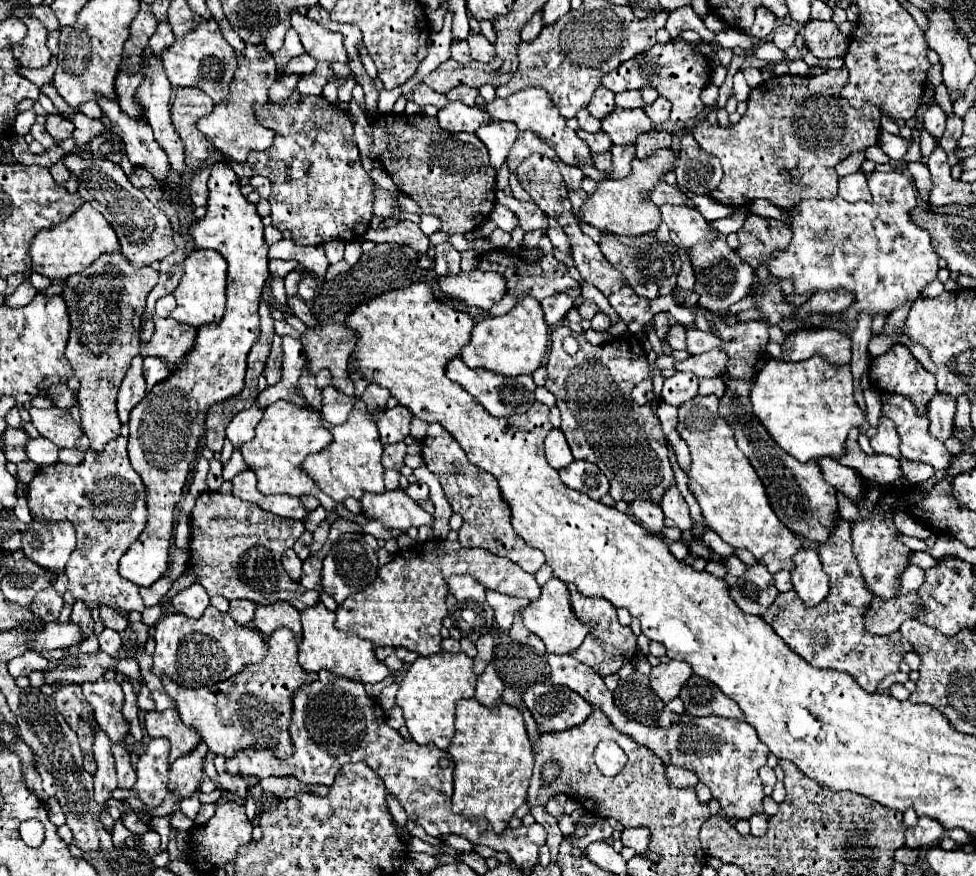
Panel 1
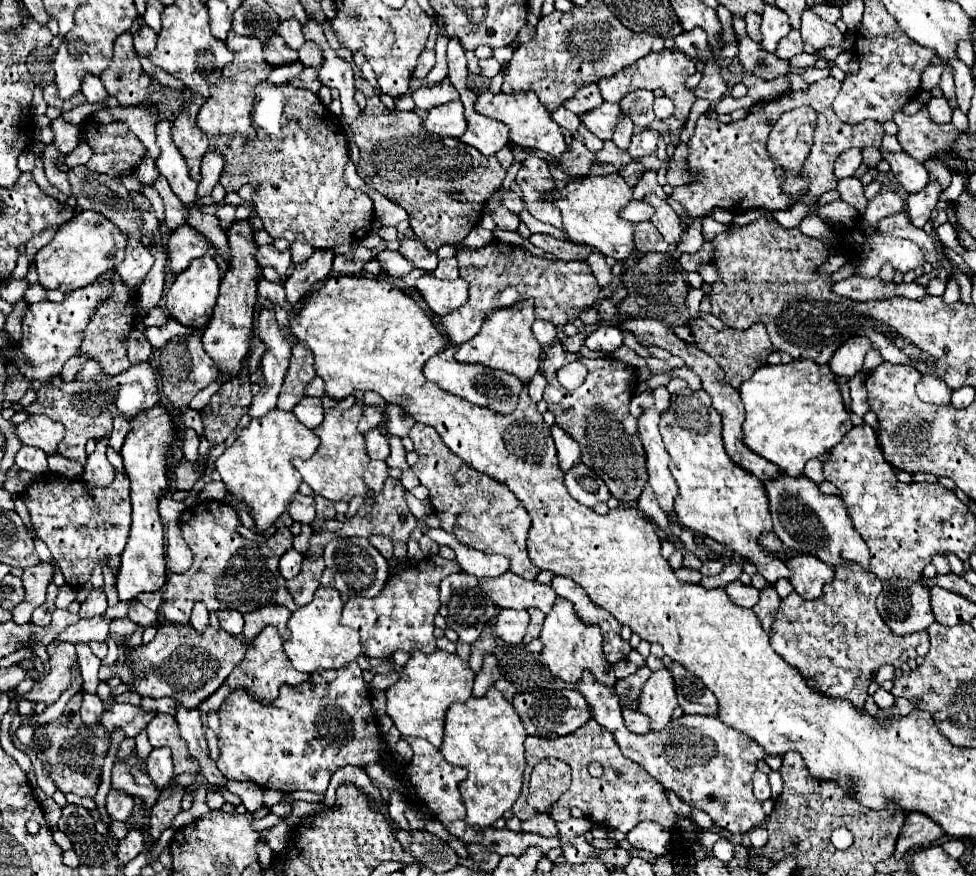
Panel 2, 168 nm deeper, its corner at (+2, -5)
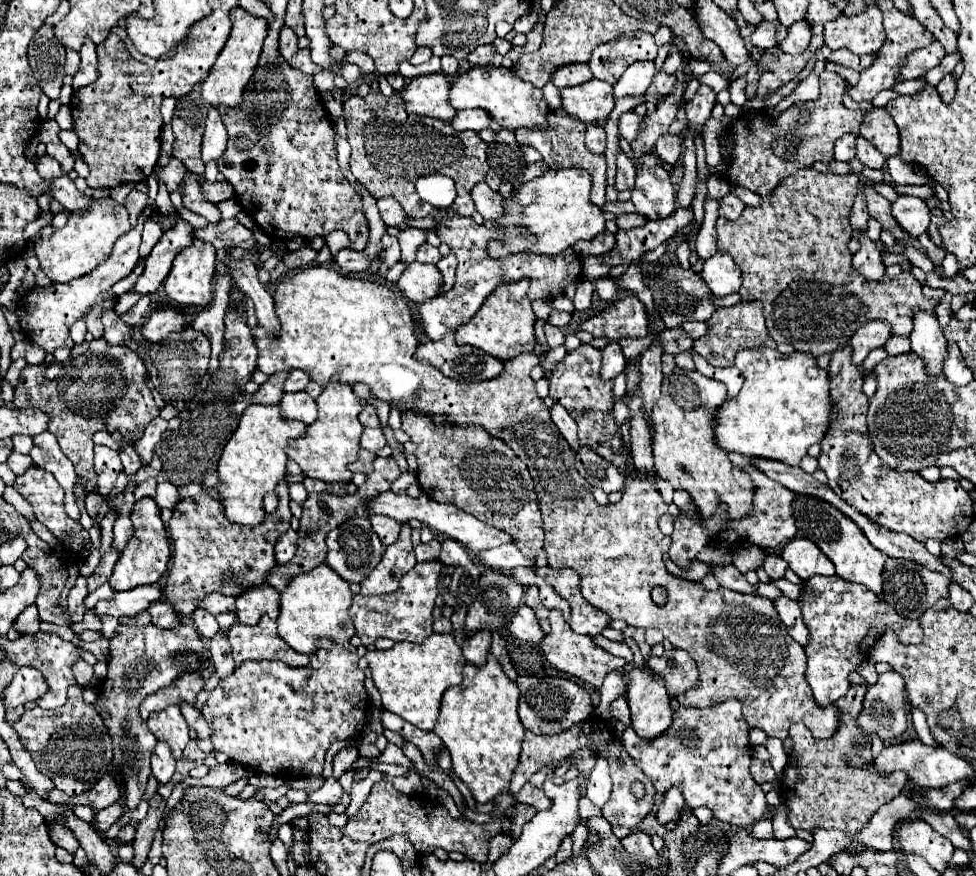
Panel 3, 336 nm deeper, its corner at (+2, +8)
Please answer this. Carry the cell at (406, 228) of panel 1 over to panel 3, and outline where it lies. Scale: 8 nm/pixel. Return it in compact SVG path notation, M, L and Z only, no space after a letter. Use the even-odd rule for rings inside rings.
M423 245L419 251L417 251L417 261L425 261L425 263L437 263L441 259L441 253L437 247L431 247L431 245Z

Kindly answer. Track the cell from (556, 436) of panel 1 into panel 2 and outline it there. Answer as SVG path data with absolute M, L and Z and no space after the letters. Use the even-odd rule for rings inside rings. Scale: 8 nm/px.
M557 424L551 426L551 436L555 440L557 460L559 460L559 468L563 472L567 472L569 468L581 464L581 452L579 452L579 444L575 444L575 440L571 440Z

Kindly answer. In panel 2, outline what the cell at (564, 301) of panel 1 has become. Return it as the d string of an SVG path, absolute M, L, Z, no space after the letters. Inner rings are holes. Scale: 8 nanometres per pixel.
M535 320L533 332L535 332L535 338L537 338L541 344L553 344L555 338L557 338L555 326L553 326L551 322L547 322L547 320Z

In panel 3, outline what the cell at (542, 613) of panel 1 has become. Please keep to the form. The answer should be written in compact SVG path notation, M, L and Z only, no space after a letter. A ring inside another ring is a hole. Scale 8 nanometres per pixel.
M551 611L549 613L549 623L551 623L551 631L547 635L547 639L543 639L543 643L539 643L545 659L557 667L559 671L563 673L569 673L573 677L579 677L583 681L587 681L589 685L600 688L603 685L603 679L619 669L619 667L625 667L627 661L621 659L621 657L615 657L611 653L607 653L605 649L597 647L589 635L575 635L573 629L567 625L567 621L563 619L563 615L559 615L559 611Z

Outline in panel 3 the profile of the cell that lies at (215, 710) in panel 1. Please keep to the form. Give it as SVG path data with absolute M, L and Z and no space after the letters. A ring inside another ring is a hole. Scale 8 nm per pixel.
M263 615L255 627L235 623L229 629L227 637L233 647L235 665L247 659L279 659L291 667L303 667L309 663L309 655L299 655L297 651L291 651L291 647L287 647L283 639L279 639L275 621L267 615Z

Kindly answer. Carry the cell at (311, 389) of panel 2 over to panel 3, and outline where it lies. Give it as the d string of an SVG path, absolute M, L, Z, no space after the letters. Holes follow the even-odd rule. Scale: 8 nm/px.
M291 371L285 385L283 385L283 391L285 393L297 393L297 391L303 391L307 383L309 383L309 379L303 371Z

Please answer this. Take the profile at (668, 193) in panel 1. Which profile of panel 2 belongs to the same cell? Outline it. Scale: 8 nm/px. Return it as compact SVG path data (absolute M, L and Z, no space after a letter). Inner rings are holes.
M641 198L641 200L631 200L631 202L623 208L621 216L637 224L637 222L649 220L649 218L653 216L653 206L651 206L645 198Z

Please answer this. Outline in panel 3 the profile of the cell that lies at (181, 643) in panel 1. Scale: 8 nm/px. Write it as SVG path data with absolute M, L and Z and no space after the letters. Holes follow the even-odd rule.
M119 625L111 637L107 677L99 683L99 699L95 711L99 711L103 723L109 729L113 741L113 771L123 783L123 803L127 809L135 809L145 799L145 787L151 777L151 753L157 745L155 735L145 727L139 715L139 707L147 695L167 687L179 671L195 667L195 659L205 659L205 641L195 635L191 625L179 625L175 631L163 631L155 625L147 627L125 627Z

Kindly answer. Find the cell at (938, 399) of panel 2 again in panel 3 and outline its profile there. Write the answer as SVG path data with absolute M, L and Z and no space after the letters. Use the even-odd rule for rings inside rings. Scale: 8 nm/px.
M915 309L913 331L911 331L911 349L927 363L929 375L943 373L943 357L947 353L947 339L939 329L939 321L933 311Z

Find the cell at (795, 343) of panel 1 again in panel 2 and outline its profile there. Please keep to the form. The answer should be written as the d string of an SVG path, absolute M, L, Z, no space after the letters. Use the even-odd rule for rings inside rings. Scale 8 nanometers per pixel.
M851 336L847 342L843 342L835 354L831 356L829 368L837 374L837 376L855 376L857 372L861 372L863 366L863 358L865 352L871 348L871 342L867 342L865 336Z

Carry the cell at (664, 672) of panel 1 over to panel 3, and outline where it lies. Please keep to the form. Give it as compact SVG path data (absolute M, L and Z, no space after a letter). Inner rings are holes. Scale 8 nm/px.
M647 669L629 671L627 703L631 711L631 727L641 739L651 741L669 729L673 717L669 693L663 687L663 681Z

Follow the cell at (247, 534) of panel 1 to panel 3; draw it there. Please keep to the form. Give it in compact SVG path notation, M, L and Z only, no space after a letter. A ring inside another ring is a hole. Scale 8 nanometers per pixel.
M287 475L277 485L279 507L275 513L265 513L263 523L257 527L229 523L223 519L223 509L205 491L177 503L167 527L173 541L173 567L165 585L165 597L175 607L175 611L181 615L191 615L199 605L199 599L213 591L239 597L253 585L265 585L267 571L271 571L277 563L273 555L275 539L279 539L279 535L289 529L291 521L291 497L285 479Z

